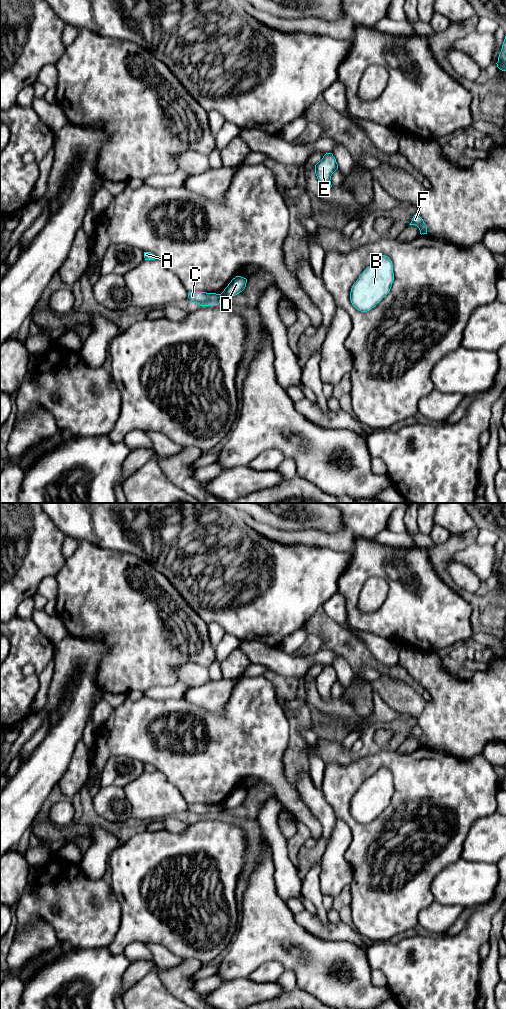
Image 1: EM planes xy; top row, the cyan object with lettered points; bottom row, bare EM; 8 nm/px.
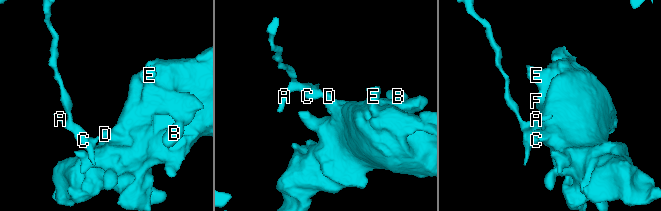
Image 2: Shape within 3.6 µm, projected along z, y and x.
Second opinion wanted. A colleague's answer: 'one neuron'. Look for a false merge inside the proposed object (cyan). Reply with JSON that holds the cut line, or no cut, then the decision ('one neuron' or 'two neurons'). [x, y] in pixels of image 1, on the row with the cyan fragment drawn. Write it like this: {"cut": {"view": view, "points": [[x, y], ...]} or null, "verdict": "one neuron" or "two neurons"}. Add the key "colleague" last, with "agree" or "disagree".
{"cut": {"view": "xy", "points": [[221, 293], [223, 296]]}, "verdict": "two neurons", "colleague": "disagree"}

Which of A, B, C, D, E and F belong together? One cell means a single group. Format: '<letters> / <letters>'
A C / B D E F

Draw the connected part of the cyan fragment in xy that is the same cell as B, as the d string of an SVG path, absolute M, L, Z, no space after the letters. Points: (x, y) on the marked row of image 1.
M382 255L353 284L350 292L352 305L361 312L371 310L389 293L393 281L392 261Z

